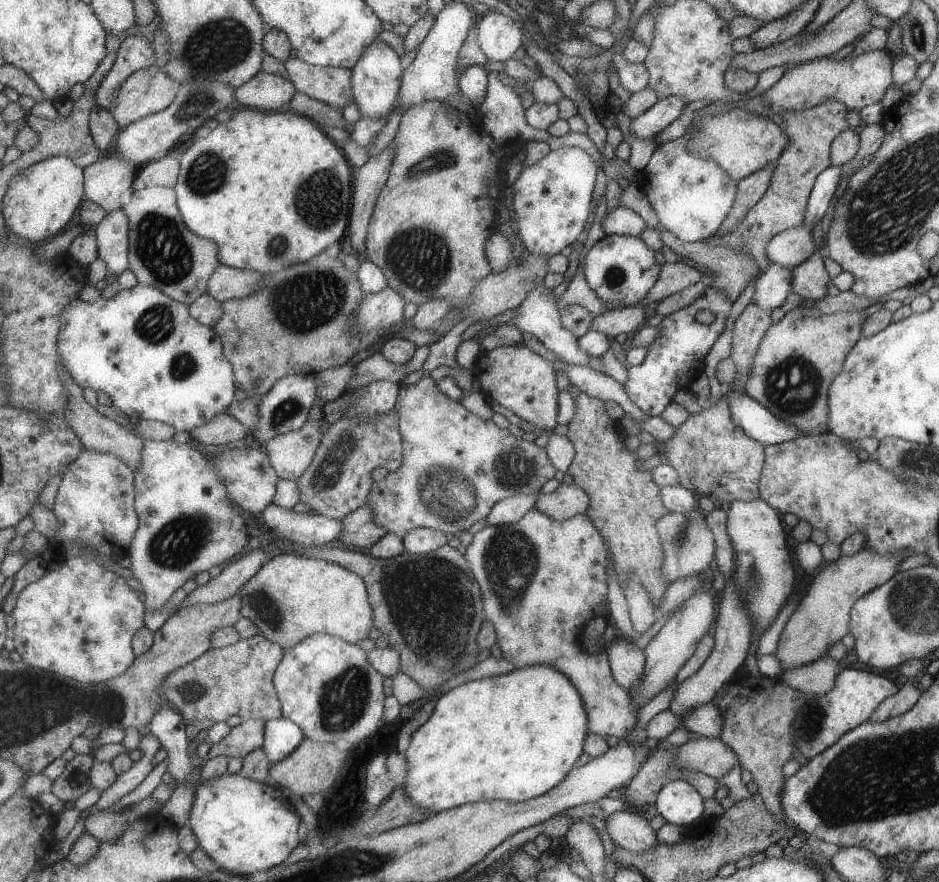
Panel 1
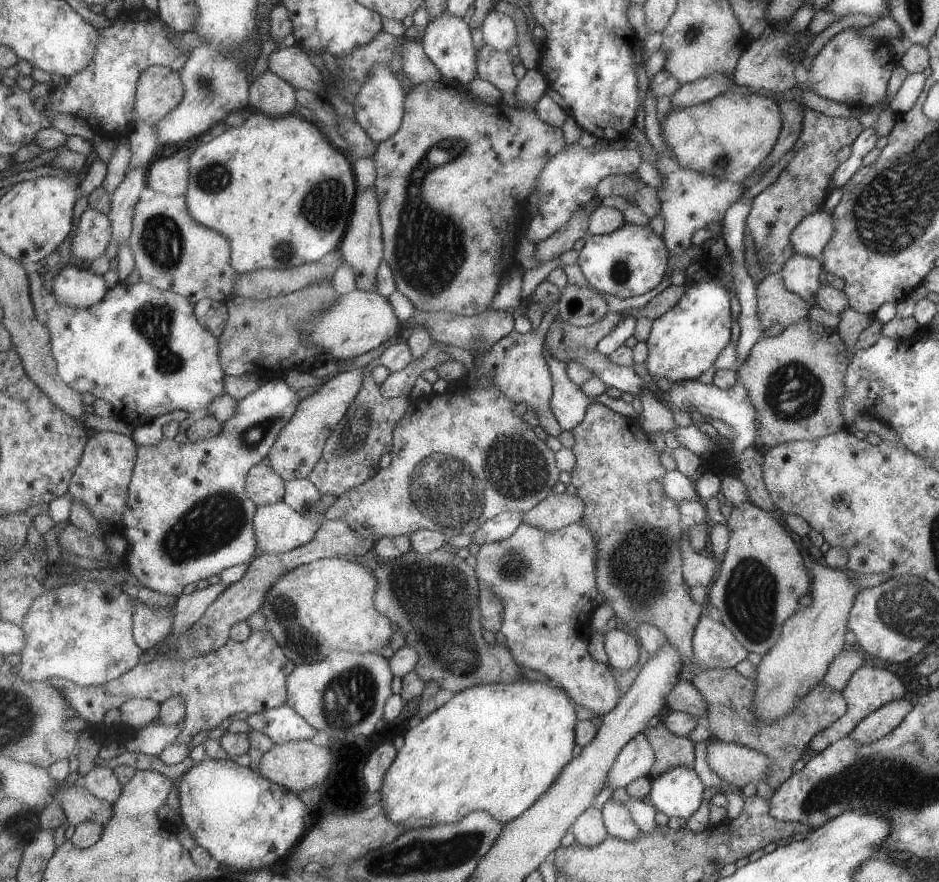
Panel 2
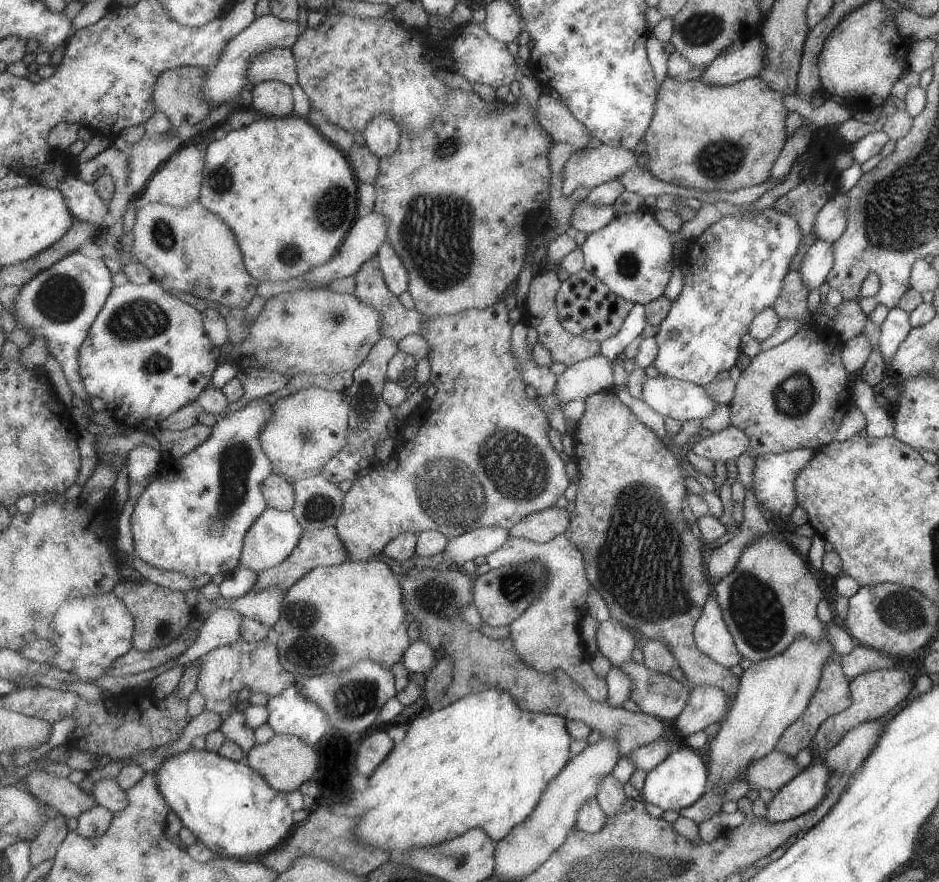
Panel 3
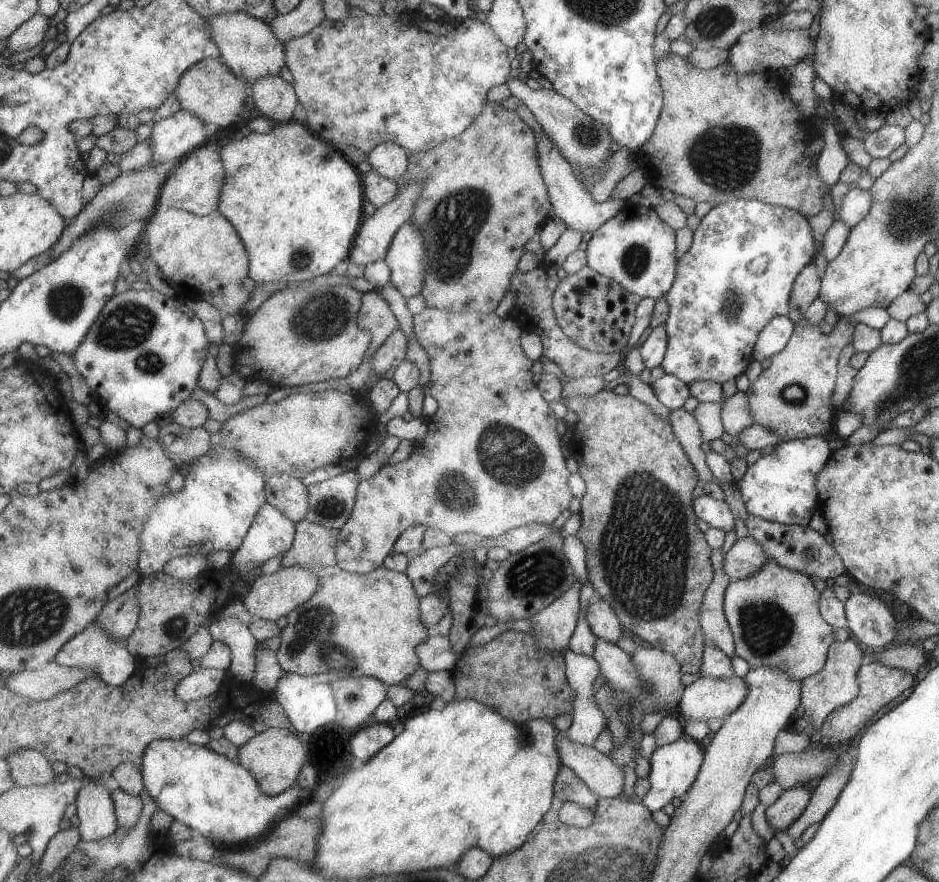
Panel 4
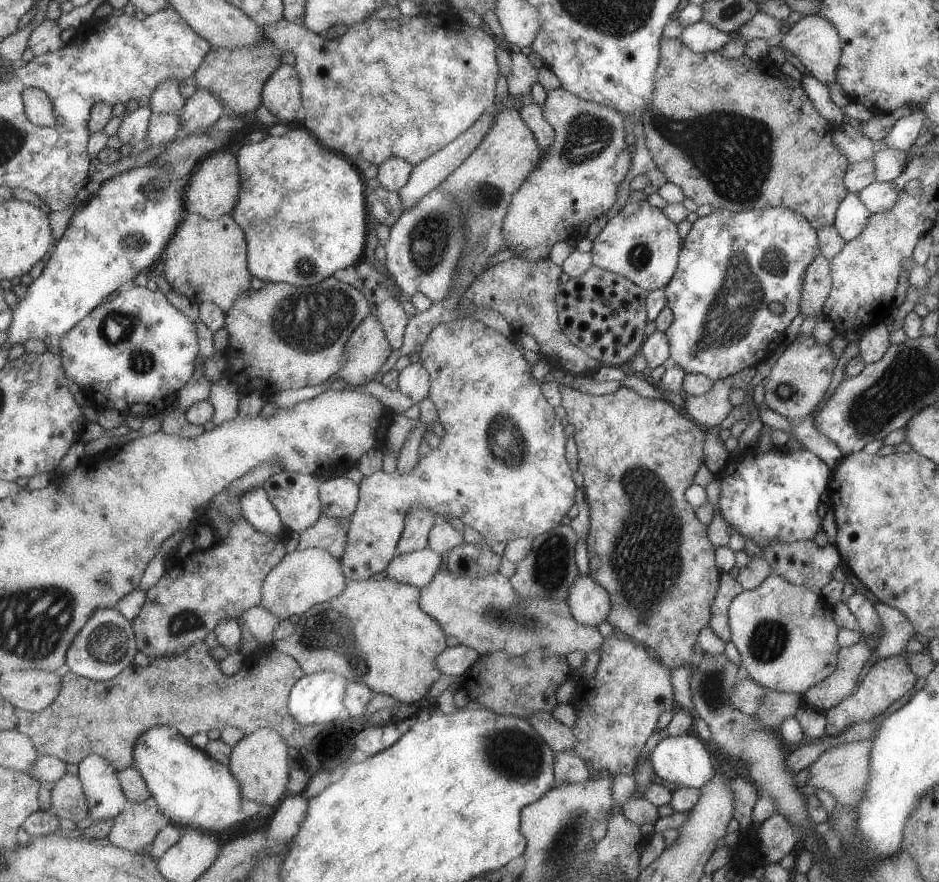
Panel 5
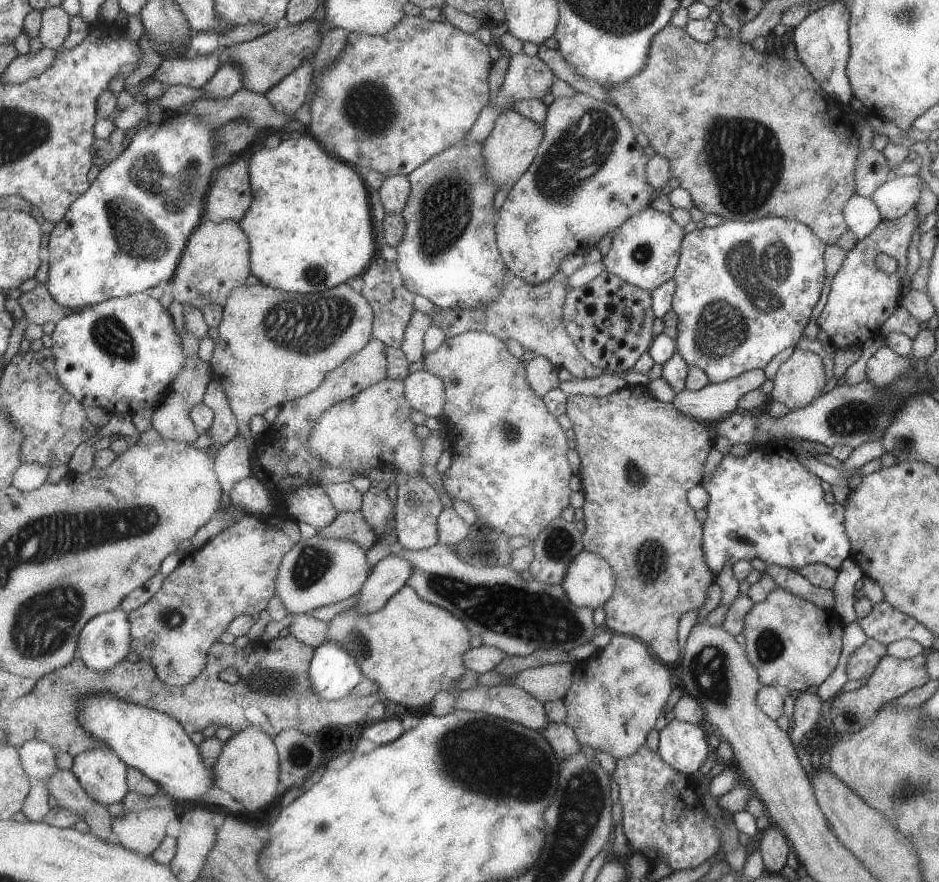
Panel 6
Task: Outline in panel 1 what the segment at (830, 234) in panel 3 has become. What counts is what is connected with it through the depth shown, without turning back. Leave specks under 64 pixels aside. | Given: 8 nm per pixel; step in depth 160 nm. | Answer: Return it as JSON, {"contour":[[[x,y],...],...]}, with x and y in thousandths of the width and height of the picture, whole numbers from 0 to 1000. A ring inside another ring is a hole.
{"contour":[[[840,257],[829,263],[815,278],[815,288],[823,298],[843,305],[868,286],[864,263],[859,257]]]}

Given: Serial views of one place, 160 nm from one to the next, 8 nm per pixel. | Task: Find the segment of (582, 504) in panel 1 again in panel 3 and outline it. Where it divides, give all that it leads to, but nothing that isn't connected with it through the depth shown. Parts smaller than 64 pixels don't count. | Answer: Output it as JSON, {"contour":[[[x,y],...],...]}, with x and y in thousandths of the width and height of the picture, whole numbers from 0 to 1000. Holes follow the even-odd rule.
{"contour":[[[591,570],[585,576],[559,585],[546,600],[543,608],[559,610],[564,615],[580,616],[604,602],[609,587],[602,576],[593,576]]]}

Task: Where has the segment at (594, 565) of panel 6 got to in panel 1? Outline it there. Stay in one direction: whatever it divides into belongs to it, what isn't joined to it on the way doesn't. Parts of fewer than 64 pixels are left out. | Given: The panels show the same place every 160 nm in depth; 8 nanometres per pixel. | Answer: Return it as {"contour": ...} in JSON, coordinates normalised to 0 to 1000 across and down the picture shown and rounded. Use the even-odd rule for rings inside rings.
{"contour":[[[658,720],[644,736],[652,766],[669,782],[684,768],[686,739],[673,726]]]}

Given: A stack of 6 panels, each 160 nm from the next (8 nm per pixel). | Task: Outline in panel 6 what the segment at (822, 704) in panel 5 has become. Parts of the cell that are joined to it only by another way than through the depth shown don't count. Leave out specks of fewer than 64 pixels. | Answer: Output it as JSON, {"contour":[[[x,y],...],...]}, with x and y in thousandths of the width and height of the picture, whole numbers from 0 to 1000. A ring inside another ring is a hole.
{"contour":[[[922,723],[921,728],[911,735],[900,755],[903,771],[917,771],[928,766],[932,754],[944,743],[944,732],[936,730],[931,723]]]}

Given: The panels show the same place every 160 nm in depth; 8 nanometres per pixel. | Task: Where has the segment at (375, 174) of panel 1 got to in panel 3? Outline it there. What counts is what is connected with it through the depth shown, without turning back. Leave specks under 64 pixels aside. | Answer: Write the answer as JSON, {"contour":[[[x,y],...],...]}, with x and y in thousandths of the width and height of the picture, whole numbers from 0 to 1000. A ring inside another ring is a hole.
{"contour":[[[401,286],[395,295],[391,295],[380,306],[377,314],[379,321],[377,336],[380,336],[384,342],[401,349],[406,354],[406,358],[408,358],[408,382],[413,382],[425,388],[438,379],[450,376],[453,365],[455,365],[454,357],[450,354],[445,354],[442,349],[432,349],[431,345],[428,345],[427,340],[425,340],[425,337],[421,336],[417,329],[413,327],[406,305],[405,286]]]}

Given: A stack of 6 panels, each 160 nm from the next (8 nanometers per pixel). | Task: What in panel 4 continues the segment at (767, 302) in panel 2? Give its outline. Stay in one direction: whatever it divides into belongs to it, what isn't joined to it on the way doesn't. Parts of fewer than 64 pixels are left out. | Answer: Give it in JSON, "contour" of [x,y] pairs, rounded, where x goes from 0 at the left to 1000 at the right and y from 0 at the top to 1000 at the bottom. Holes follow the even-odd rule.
{"contour":[[[866,297],[851,308],[851,313],[843,322],[843,336],[840,338],[840,354],[837,359],[845,368],[855,361],[862,345],[871,337],[873,315],[871,304]]]}

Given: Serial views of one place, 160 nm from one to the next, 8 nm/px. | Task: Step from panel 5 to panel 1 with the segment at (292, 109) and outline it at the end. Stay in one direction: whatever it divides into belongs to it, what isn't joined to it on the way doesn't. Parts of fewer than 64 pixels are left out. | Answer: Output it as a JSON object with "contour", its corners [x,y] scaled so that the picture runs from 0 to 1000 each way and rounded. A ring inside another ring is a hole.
{"contour":[[[278,79],[264,94],[251,102],[255,122],[267,121],[279,126],[304,125],[318,104],[312,92]]]}

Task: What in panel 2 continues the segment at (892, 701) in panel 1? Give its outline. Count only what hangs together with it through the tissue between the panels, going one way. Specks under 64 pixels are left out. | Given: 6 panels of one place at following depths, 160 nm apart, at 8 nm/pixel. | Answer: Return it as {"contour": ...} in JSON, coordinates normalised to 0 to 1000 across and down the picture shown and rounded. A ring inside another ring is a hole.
{"contour":[[[963,794],[942,797],[940,802],[916,816],[903,836],[916,844],[932,841],[949,830],[964,814],[970,802],[970,798]]]}

